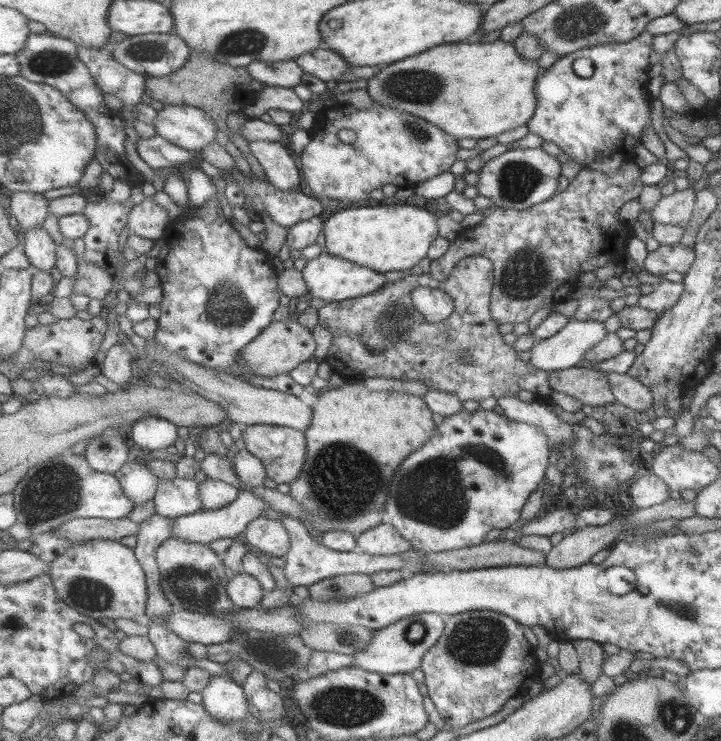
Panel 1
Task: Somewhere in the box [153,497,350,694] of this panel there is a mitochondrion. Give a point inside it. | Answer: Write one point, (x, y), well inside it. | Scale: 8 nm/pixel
(186, 583)

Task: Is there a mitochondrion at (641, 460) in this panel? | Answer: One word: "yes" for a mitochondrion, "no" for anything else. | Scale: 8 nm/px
no

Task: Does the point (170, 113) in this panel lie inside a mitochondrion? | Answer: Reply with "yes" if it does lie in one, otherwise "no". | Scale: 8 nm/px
no

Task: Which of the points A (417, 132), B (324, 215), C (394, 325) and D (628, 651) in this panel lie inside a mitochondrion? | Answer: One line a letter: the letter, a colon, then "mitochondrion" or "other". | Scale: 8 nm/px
A: mitochondrion
B: other
C: mitochondrion
D: other

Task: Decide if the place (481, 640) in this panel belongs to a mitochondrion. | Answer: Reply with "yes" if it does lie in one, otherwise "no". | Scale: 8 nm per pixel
yes

